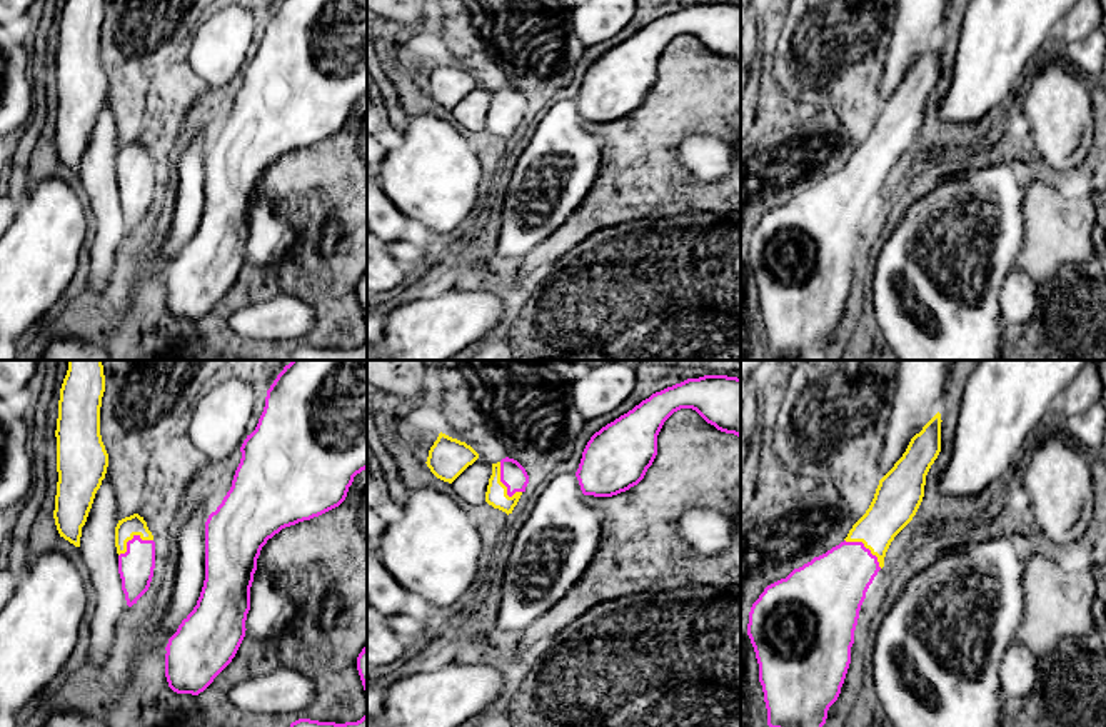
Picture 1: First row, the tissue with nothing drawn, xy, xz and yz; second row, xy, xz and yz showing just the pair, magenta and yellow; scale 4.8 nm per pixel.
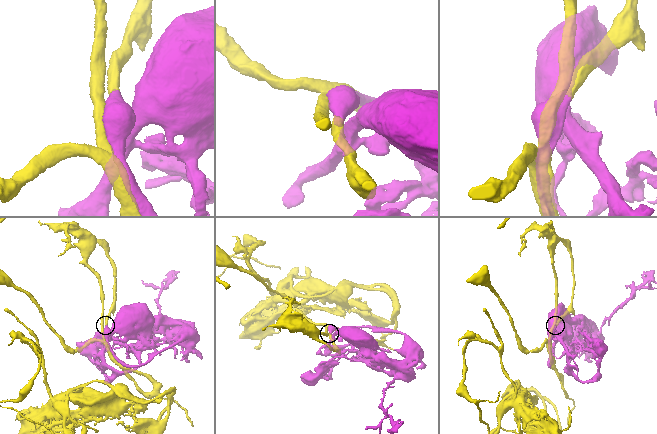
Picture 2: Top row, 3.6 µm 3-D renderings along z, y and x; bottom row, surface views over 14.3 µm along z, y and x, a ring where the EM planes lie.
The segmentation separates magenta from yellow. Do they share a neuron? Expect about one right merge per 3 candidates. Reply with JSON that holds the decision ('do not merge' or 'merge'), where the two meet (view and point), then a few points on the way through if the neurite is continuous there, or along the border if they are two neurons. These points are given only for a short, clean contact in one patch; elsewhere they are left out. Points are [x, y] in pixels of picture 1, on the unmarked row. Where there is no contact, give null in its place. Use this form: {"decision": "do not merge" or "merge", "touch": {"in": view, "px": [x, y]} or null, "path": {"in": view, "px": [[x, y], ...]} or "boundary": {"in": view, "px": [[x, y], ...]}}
{"decision": "merge", "touch": {"in": "xz", "px": [504, 110]}}

